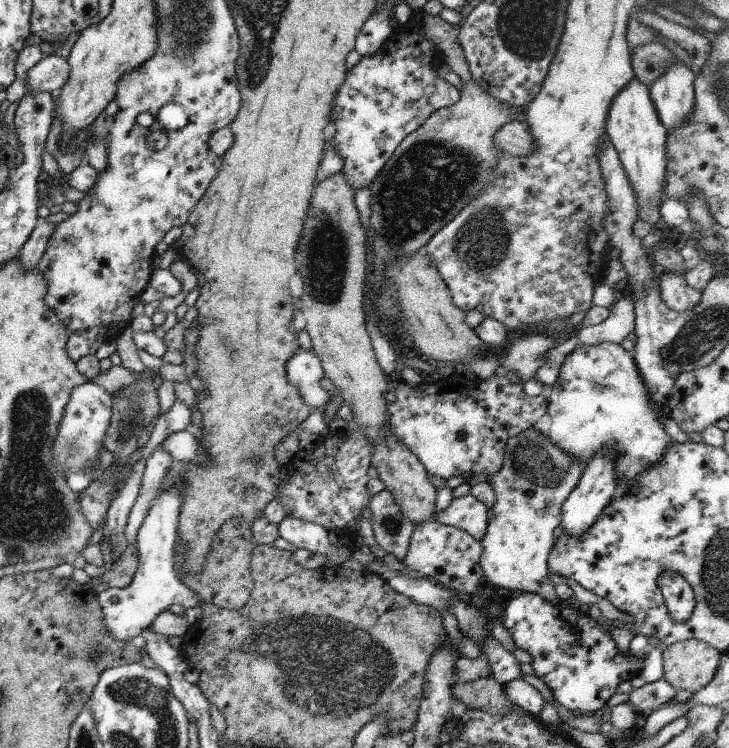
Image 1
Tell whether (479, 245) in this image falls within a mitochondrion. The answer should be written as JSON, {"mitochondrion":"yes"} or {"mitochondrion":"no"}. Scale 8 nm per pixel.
{"mitochondrion":"yes"}

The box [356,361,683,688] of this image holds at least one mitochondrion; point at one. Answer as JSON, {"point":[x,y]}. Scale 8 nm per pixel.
{"point":[532,459]}

